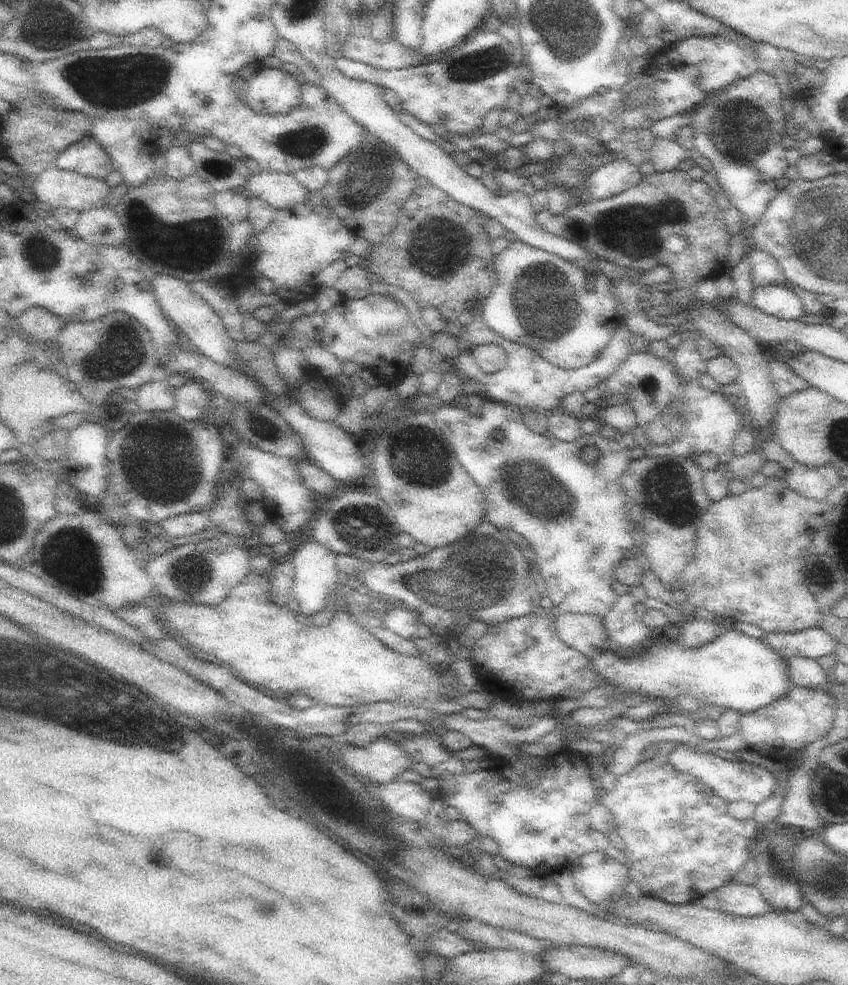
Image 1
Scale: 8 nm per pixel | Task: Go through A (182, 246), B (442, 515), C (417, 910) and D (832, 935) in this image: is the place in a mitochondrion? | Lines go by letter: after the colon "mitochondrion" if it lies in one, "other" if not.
A: mitochondrion
B: other
C: other
D: other

